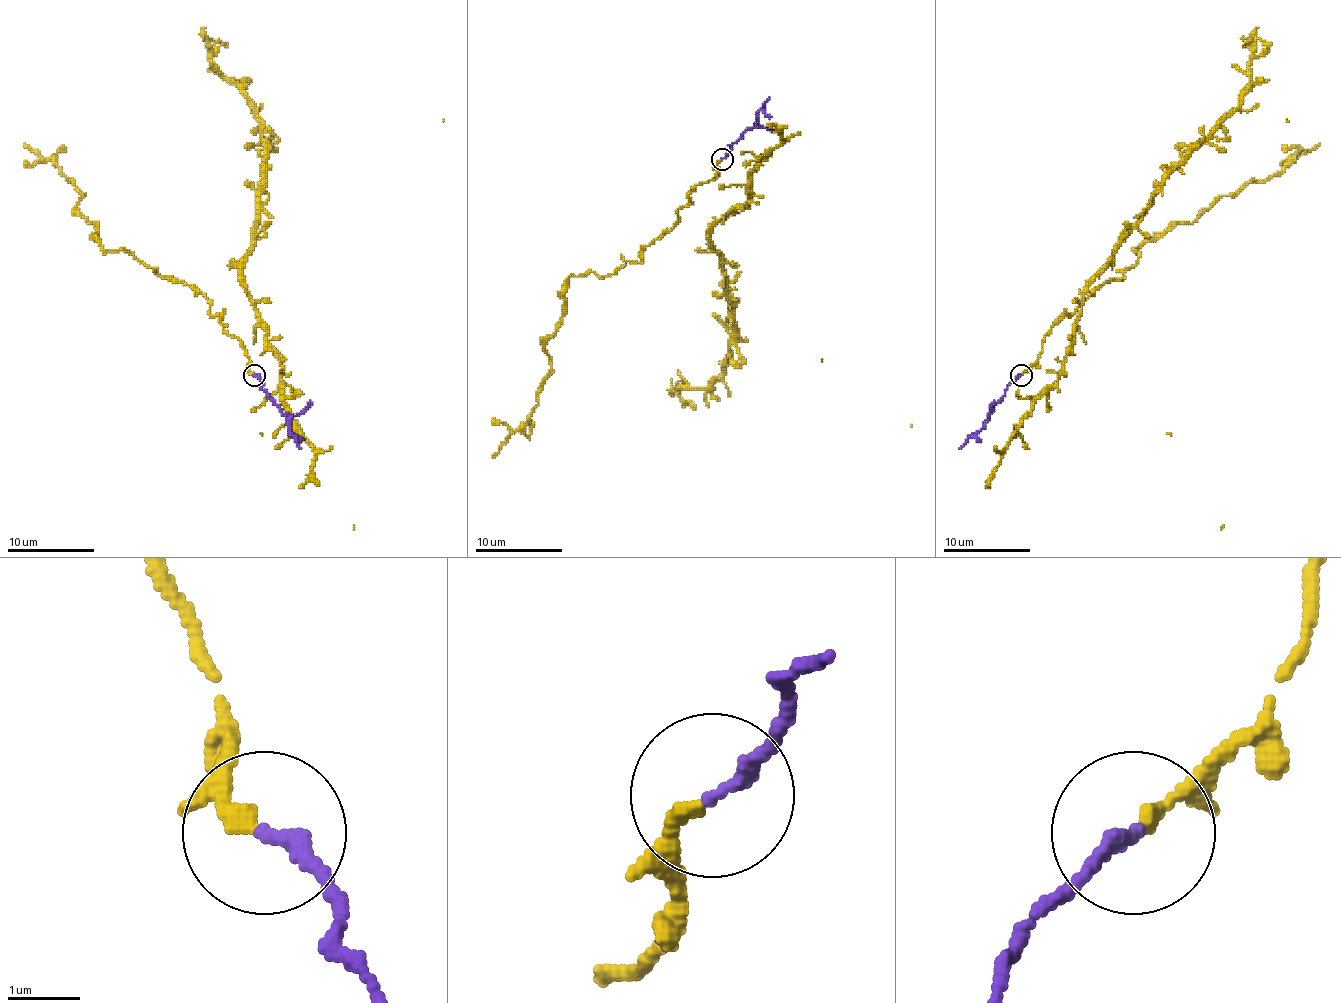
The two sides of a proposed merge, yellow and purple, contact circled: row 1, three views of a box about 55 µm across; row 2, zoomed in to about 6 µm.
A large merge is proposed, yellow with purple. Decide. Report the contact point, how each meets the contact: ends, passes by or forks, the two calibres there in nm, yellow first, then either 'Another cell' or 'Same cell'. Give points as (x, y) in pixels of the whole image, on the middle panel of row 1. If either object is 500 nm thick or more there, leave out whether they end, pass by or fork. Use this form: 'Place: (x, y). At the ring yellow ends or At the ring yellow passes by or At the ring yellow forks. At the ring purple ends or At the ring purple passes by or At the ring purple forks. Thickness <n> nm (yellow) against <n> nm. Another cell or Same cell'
Place: (722, 159). At the ring yellow ends. At the ring purple ends. Thickness 220 nm (yellow) against 200 nm. Same cell

